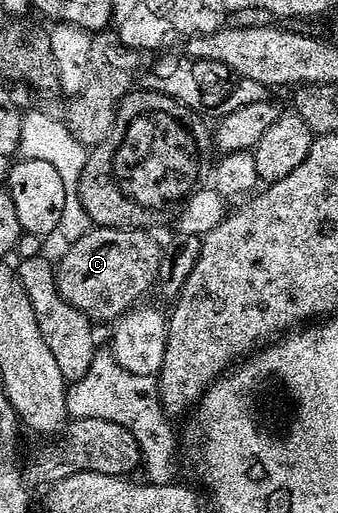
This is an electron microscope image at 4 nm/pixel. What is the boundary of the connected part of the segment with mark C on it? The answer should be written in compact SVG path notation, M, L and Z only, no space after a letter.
M117 226L88 230L66 247L68 250L64 252L63 259L57 262L55 282L59 294L87 315L92 323L111 324L122 318L154 282L156 285L165 262L165 258L159 255L158 244L147 234L150 233L143 228Z

